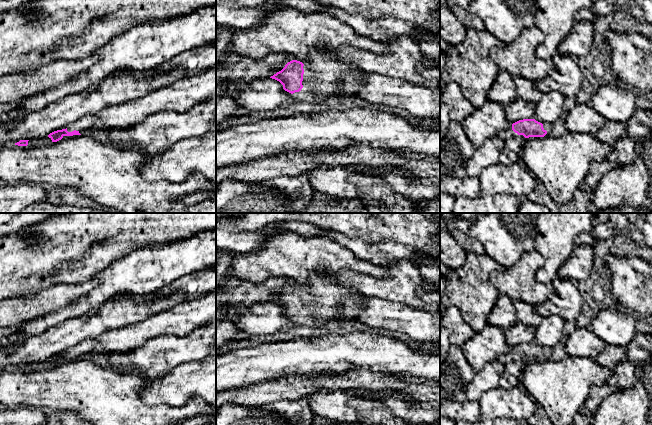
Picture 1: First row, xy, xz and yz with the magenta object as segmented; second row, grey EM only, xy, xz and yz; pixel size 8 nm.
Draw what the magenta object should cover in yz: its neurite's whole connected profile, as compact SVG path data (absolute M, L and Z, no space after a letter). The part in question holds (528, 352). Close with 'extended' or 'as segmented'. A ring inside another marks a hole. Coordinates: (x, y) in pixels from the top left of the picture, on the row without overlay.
M523 343L512 348L512 354L525 362L544 361L550 351L548 347L542 348L535 343Z | extended

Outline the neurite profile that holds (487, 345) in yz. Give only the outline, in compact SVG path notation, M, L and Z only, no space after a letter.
M490 324L475 333L461 346L461 349L475 372L482 370L499 356L512 353L505 330Z

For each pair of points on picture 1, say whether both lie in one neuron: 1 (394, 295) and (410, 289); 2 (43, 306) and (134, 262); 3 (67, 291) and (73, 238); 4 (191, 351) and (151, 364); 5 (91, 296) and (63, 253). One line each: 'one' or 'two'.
1: one
2: two
3: two
4: one
5: two

